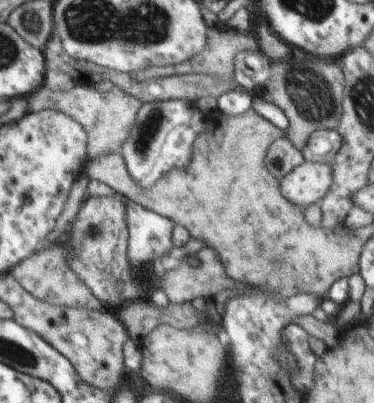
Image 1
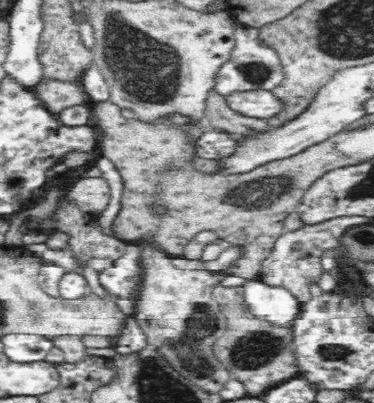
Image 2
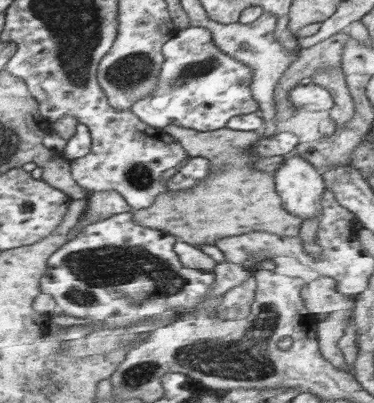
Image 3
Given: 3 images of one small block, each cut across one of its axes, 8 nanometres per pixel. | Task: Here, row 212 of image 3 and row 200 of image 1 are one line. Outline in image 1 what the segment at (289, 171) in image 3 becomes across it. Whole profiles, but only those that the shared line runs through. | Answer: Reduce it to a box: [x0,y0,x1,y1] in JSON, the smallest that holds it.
[281,160,333,210]

